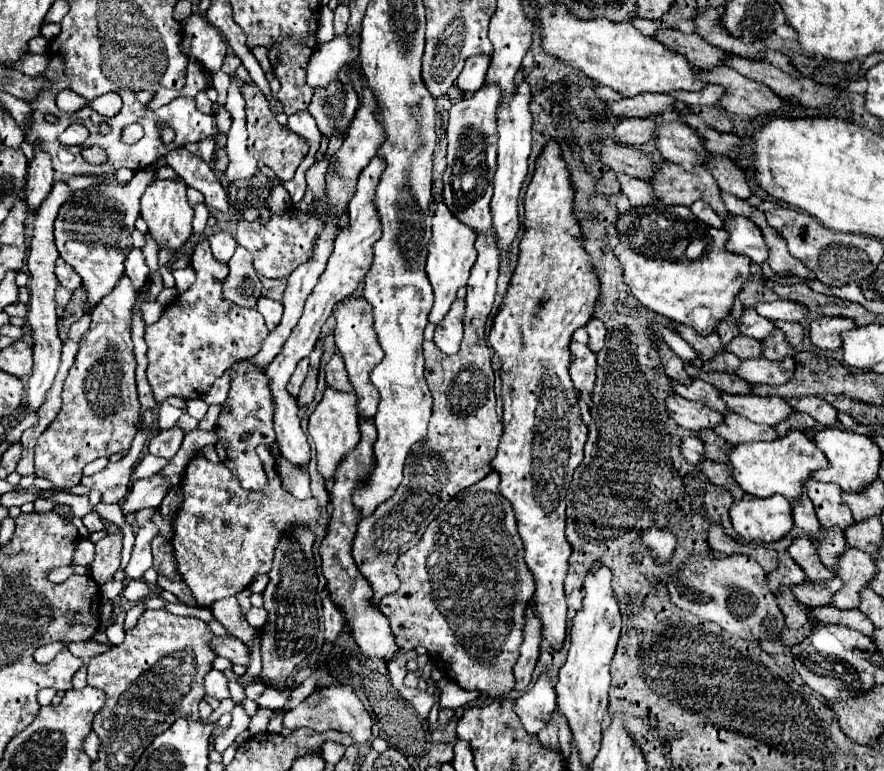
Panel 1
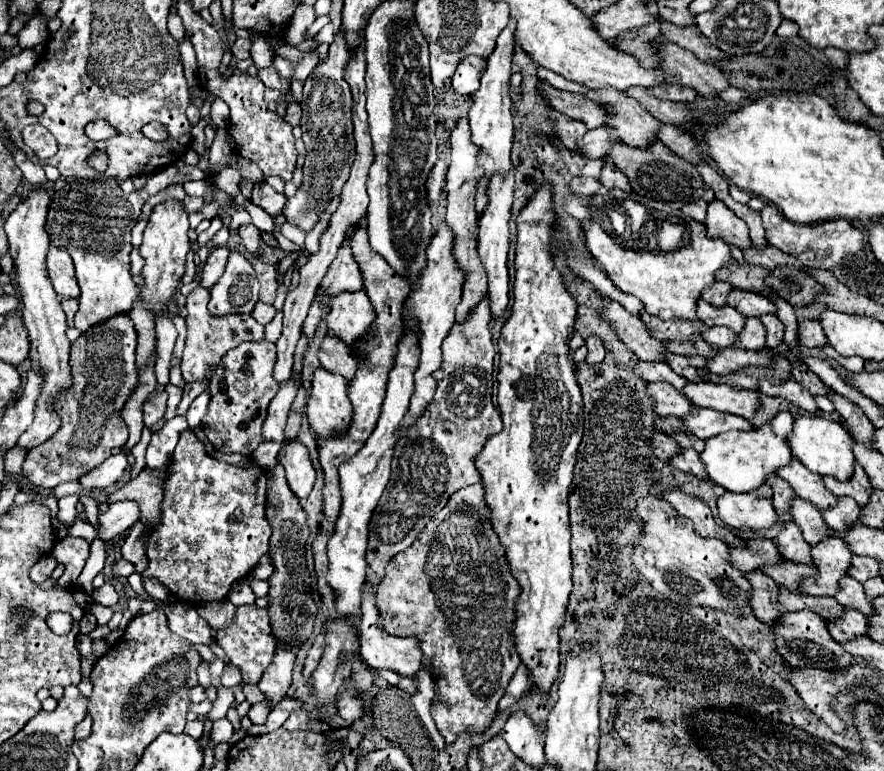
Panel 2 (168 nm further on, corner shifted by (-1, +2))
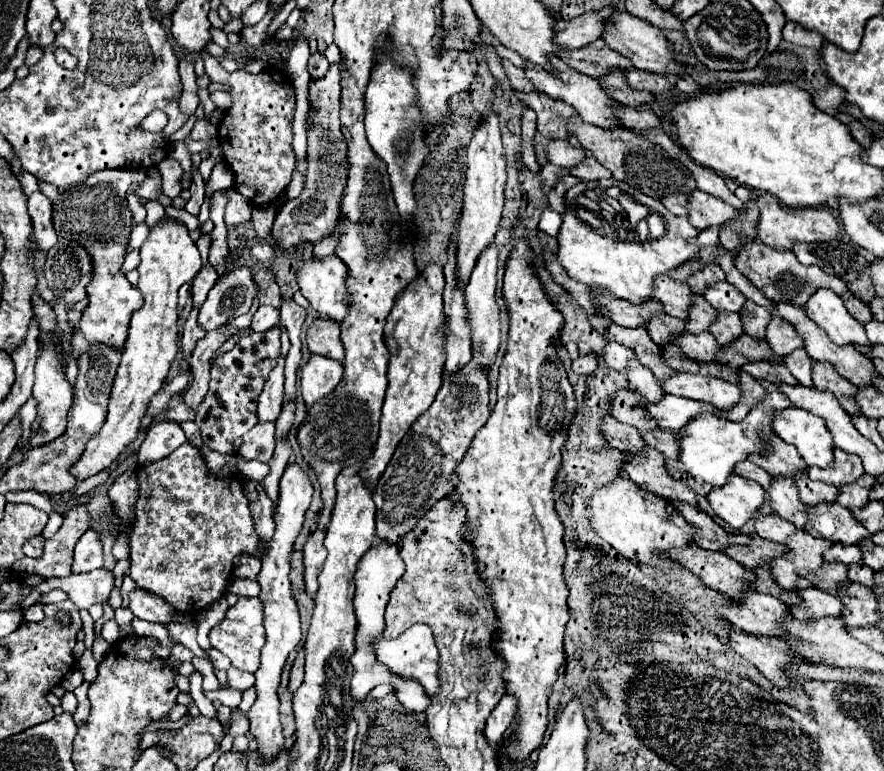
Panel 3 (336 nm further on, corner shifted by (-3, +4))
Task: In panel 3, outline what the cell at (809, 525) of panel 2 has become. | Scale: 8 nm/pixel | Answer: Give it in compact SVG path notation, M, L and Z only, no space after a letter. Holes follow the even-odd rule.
M772 477L772 483L768 487L768 499L770 499L770 505L774 509L776 515L780 515L782 519L794 523L798 529L804 527L804 521L806 521L806 505L800 503L800 497L796 495L796 489L794 489L794 481L792 477Z

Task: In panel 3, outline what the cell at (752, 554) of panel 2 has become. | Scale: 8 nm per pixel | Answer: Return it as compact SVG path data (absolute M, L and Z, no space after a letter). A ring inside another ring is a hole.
M672 501L672 507L694 527L694 543L706 551L718 551L722 553L724 547L730 545L746 545L750 541L748 535L740 533L728 533L720 525L712 521L706 513L698 511L694 505L684 503L684 501Z

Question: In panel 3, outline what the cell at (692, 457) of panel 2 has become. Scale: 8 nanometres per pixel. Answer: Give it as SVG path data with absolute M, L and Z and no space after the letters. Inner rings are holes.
M656 429L656 431L642 433L642 437L644 437L644 443L648 443L654 449L658 449L660 453L664 453L666 459L674 459L674 461L678 459L678 441L674 439L672 433Z

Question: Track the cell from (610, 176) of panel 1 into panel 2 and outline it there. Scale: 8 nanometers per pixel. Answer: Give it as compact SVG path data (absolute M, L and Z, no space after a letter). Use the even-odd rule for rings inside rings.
M574 177L570 187L572 187L574 193L586 197L586 195L596 195L598 189L602 187L602 183L598 179L594 179L594 177Z

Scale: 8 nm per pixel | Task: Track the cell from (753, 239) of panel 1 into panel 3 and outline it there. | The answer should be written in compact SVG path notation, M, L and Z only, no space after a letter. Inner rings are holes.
M694 189L688 195L688 219L696 229L706 229L712 225L722 225L738 217L738 211L732 209L728 203L720 201L718 197L712 197L710 193L704 193L700 189Z

